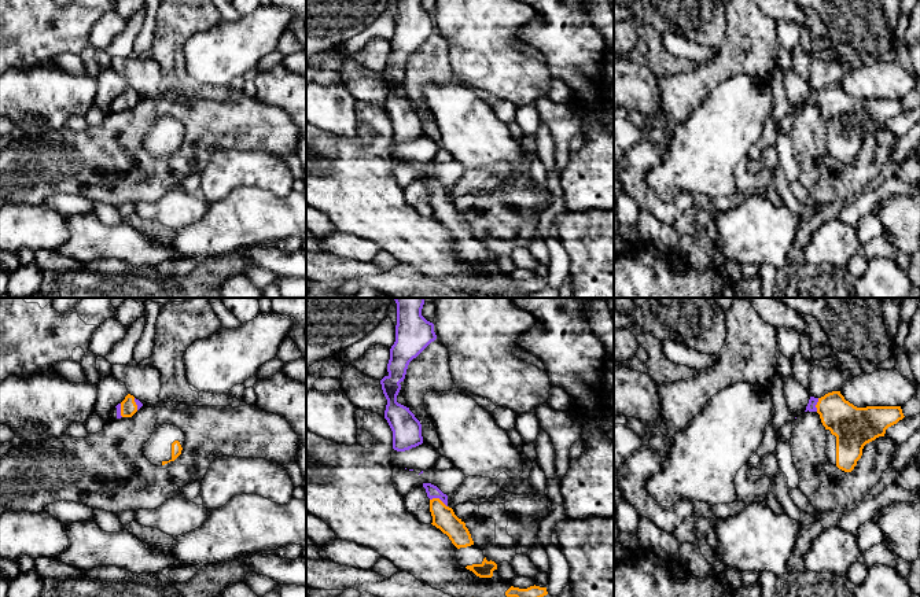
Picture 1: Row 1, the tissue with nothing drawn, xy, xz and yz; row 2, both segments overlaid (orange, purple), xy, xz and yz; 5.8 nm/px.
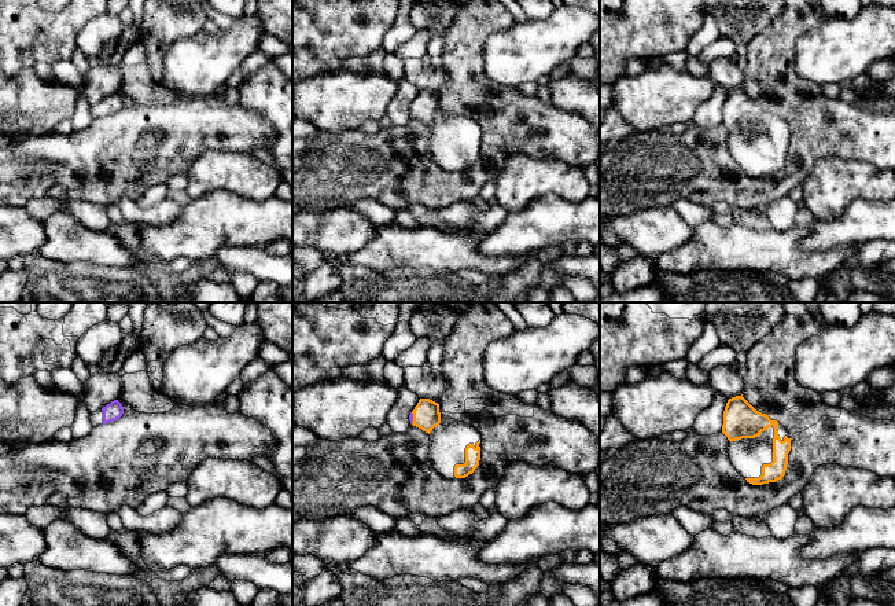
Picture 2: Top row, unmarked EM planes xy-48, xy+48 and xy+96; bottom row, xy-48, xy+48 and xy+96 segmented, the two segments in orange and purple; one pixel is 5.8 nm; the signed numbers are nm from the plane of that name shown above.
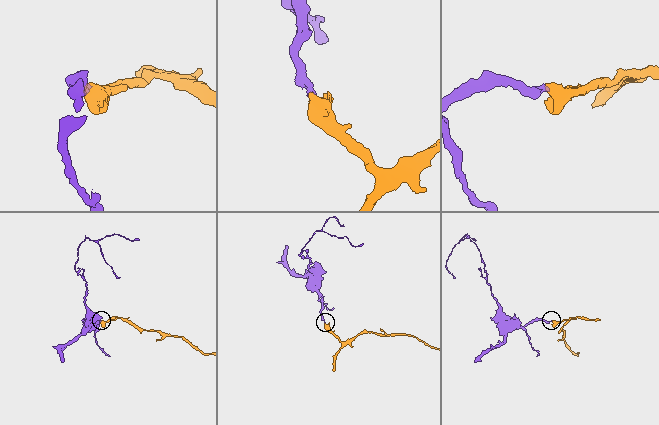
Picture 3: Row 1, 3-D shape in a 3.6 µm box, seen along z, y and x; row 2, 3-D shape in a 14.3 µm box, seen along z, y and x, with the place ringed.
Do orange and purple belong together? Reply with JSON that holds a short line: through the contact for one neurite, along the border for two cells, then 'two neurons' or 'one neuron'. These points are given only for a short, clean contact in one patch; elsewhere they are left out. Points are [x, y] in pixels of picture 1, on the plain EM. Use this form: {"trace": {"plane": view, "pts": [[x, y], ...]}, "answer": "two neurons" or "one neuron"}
{"trace": {"plane": "xz", "pts": [[444, 210], [438, 201], [438, 191], [433, 184]]}, "answer": "one neuron"}

